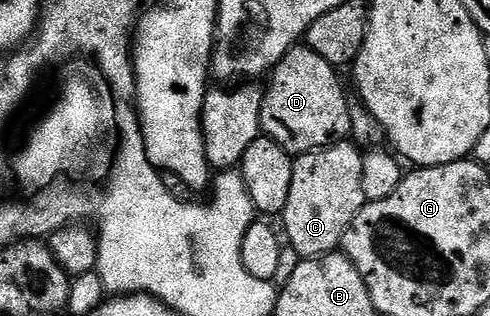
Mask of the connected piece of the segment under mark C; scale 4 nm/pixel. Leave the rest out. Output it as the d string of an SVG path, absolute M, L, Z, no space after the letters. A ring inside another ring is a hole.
M337 142L330 148L320 148L316 152L305 152L303 156L293 159L293 177L290 178L290 198L286 198L286 206L282 213L286 244L293 248L300 256L319 258L335 253L344 243L344 235L354 222L358 210L365 206L362 194L362 162L364 161L361 149L351 142Z

